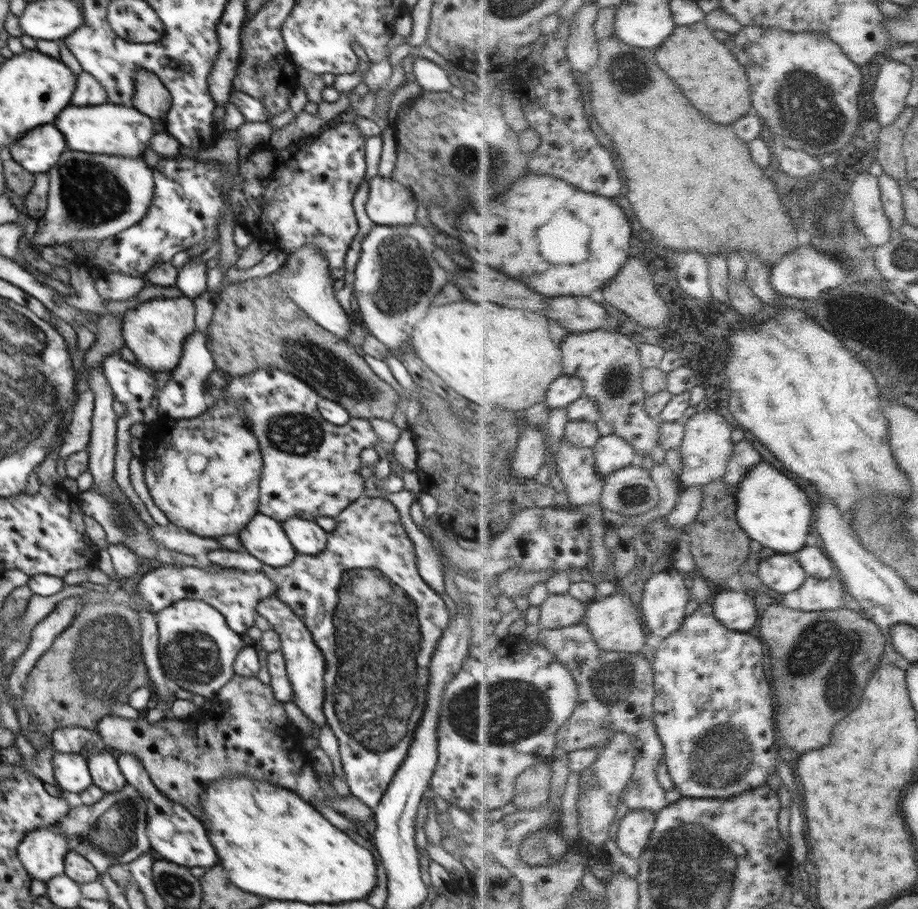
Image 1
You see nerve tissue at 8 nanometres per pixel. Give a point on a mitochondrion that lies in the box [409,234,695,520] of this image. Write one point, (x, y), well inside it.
(618, 382)

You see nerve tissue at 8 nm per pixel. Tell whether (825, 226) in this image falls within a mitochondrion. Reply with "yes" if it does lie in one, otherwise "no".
yes

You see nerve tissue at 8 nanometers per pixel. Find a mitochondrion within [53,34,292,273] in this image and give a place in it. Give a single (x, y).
(93, 196)

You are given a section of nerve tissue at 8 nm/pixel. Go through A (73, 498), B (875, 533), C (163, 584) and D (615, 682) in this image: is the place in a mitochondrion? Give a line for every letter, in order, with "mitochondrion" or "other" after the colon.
A: other
B: mitochondrion
C: other
D: mitochondrion

